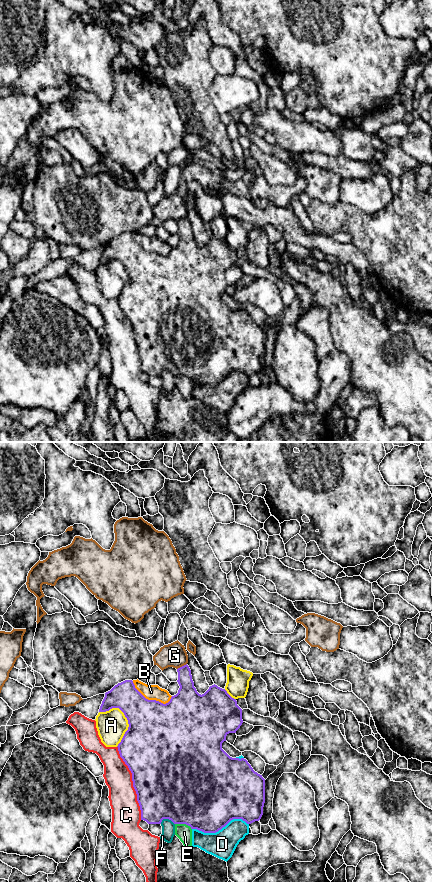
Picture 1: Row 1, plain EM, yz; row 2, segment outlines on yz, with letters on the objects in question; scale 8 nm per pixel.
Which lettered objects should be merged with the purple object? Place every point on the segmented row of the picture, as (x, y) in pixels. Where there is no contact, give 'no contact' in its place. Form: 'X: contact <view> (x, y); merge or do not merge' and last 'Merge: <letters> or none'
A: contact yz (128, 723); do not merge
B: contact yz (151, 700); do not merge
C: contact yz (133, 783); do not merge
D: contact yz (220, 829); do not merge
E: contact yz (184, 823); do not merge
F: contact yz (167, 818); do not merge
G: contact yz (182, 666); do not merge
Merge: none

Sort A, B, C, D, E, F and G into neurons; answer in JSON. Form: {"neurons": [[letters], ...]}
{"neurons": [["A"], ["B"], ["C"], ["D"], ["E"], ["F"], ["G"]]}

